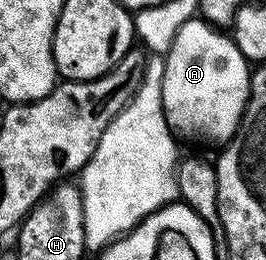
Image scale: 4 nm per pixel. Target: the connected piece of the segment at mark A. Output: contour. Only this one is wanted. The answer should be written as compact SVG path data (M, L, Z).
M196 16L185 22L169 43L161 86L166 123L180 139L228 143L237 132L249 101L249 82L239 71L238 53L227 49L228 35Z

